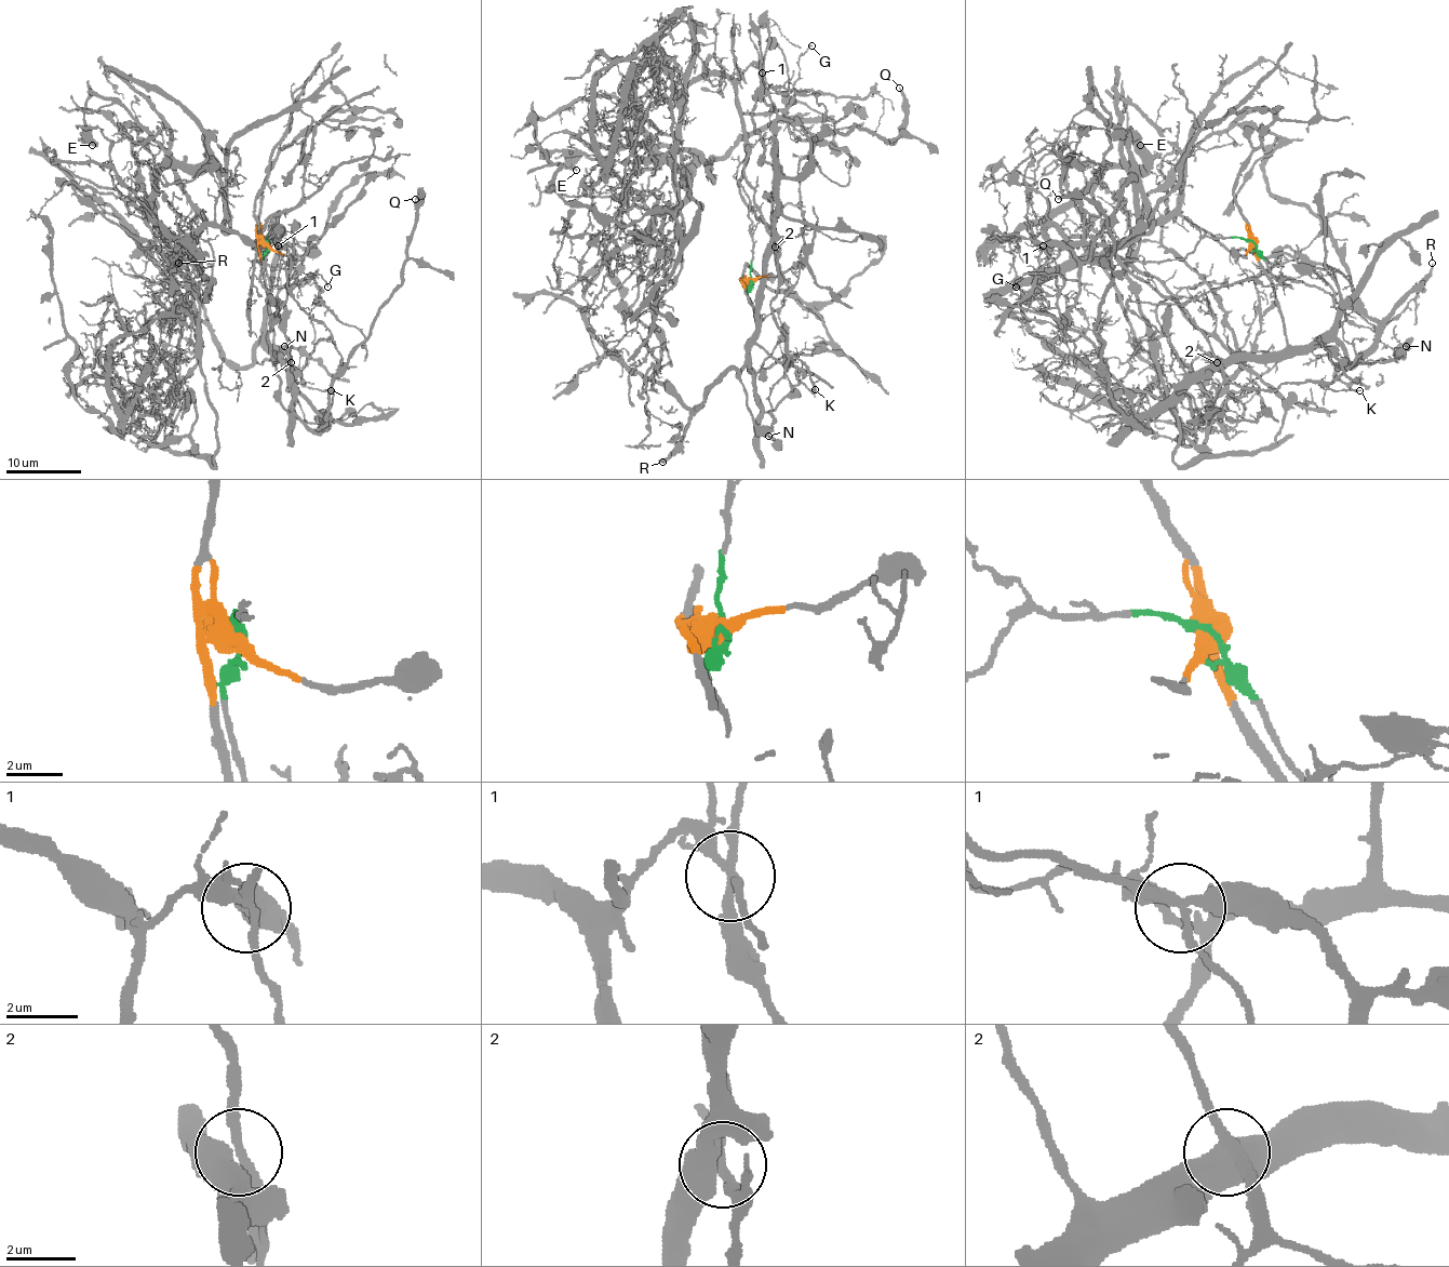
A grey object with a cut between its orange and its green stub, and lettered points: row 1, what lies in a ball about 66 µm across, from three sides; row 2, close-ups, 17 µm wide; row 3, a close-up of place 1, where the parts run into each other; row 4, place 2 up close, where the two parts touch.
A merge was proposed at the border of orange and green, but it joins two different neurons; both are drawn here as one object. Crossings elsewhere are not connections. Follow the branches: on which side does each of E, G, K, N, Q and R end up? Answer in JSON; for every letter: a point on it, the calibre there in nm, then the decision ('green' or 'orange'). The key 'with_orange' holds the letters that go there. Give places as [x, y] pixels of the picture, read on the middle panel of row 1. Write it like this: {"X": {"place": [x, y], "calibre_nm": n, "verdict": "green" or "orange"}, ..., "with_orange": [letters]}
{"E": {"place": [576, 170], "calibre_nm": 150, "verdict": "green"}, "G": {"place": [812, 45], "calibre_nm": 110, "verdict": "green"}, "K": {"place": [815, 389], "calibre_nm": 150, "verdict": "green"}, "N": {"place": [768, 436], "calibre_nm": 480, "verdict": "orange"}, "Q": {"place": [899, 88], "calibre_nm": 240, "verdict": "orange"}, "R": {"place": [662, 462], "calibre_nm": 160, "verdict": "orange"}, "with_orange": ["N", "Q", "R"]}

